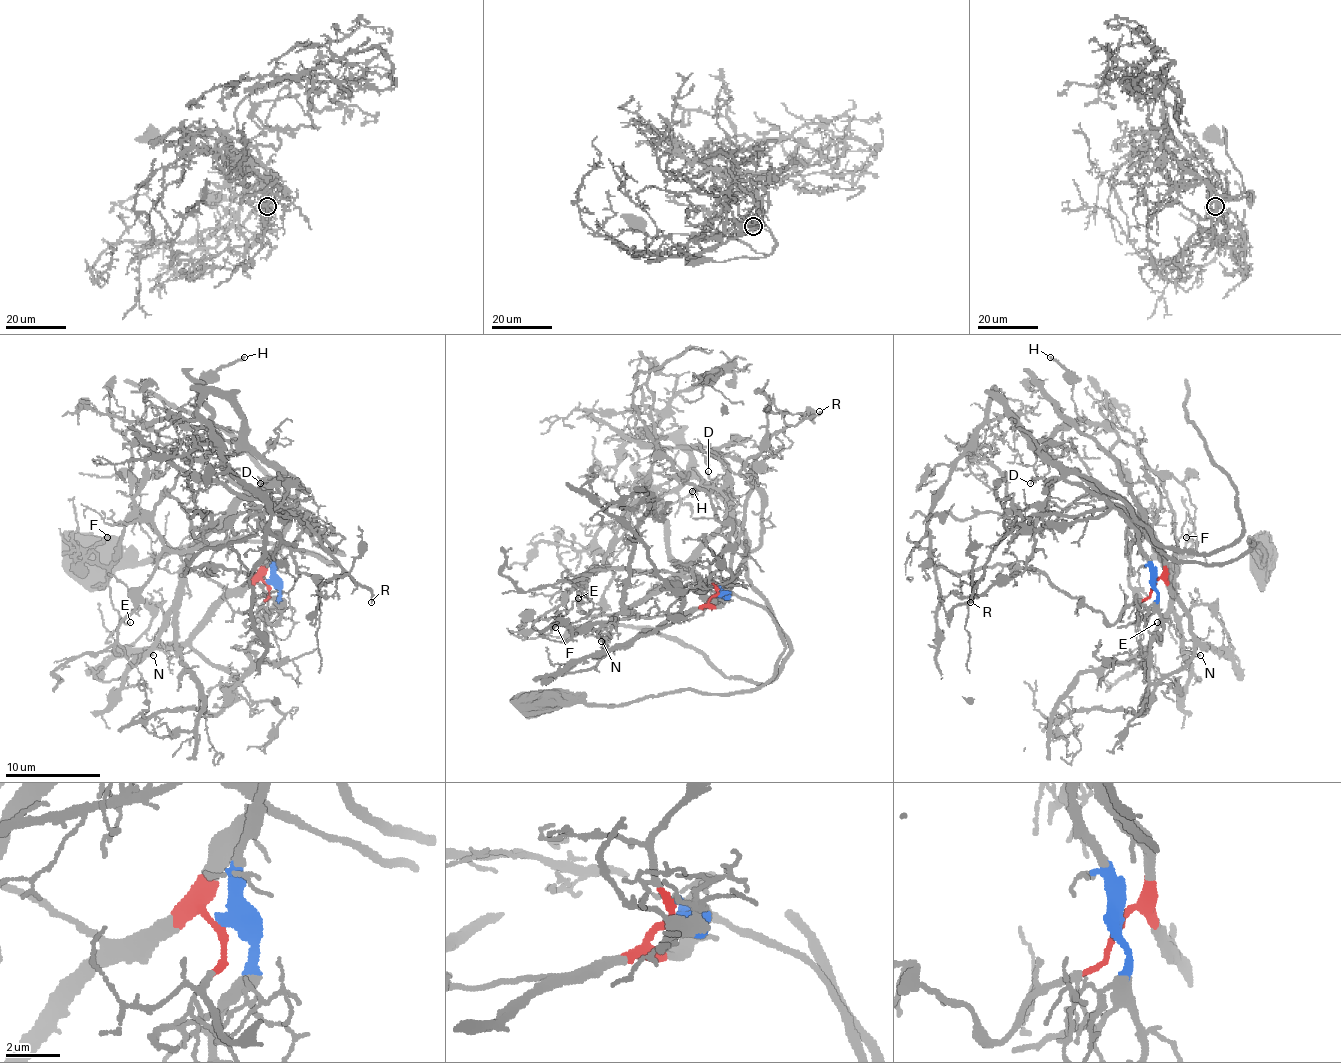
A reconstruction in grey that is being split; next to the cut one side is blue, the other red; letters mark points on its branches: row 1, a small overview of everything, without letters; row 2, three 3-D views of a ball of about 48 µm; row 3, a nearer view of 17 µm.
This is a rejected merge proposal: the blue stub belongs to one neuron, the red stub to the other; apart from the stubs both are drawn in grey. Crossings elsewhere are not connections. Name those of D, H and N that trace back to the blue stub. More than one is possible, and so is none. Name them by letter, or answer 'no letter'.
D, H, N

